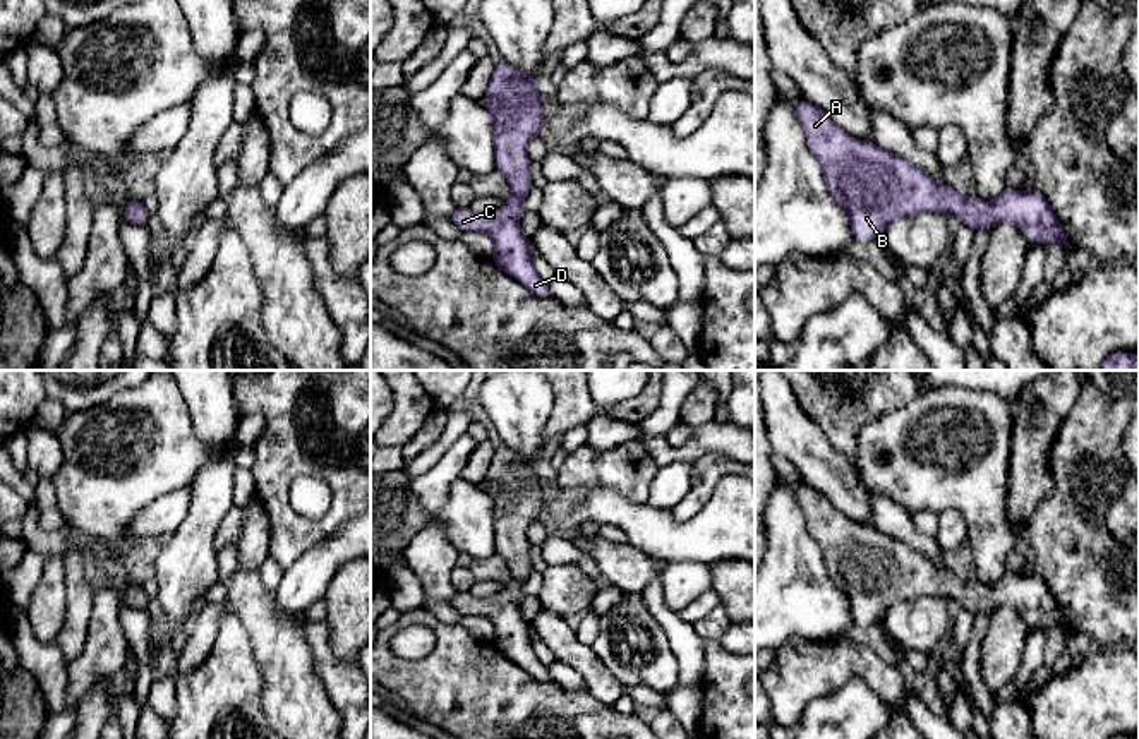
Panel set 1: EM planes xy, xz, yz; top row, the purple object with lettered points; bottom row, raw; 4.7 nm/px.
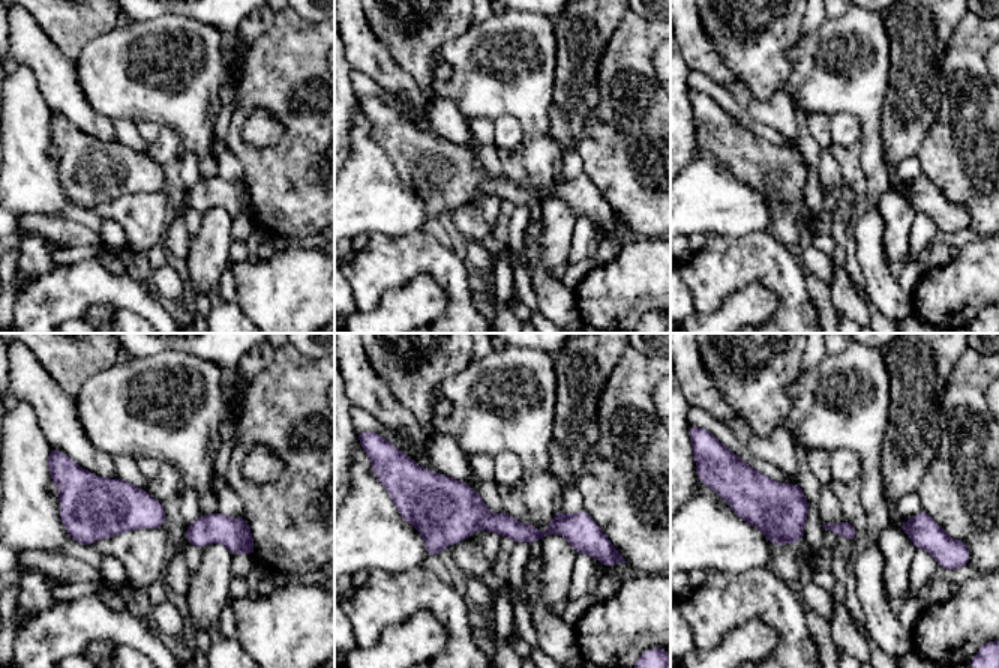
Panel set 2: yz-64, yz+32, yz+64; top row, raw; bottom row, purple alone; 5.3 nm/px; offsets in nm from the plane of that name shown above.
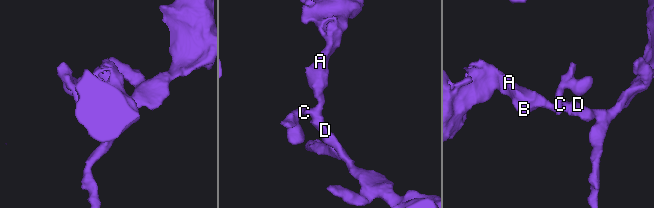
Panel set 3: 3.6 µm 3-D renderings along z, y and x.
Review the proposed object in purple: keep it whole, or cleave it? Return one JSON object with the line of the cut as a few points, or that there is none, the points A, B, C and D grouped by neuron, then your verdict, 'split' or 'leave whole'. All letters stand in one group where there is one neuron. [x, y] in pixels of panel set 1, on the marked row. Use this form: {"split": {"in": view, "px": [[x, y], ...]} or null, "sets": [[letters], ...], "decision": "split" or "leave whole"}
{"split": null, "sets": [["A", "B", "C", "D"]], "decision": "leave whole"}

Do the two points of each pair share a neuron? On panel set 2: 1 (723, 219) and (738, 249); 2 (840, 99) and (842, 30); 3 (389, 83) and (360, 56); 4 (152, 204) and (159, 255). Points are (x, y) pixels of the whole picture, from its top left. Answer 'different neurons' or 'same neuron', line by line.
1: different neurons
2: same neuron
3: same neuron
4: different neurons

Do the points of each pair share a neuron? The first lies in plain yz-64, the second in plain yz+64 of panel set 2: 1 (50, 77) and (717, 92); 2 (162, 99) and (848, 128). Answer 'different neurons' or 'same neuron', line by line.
1: different neurons
2: different neurons

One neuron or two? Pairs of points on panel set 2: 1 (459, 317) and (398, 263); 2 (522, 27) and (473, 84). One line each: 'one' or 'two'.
1: one
2: one

